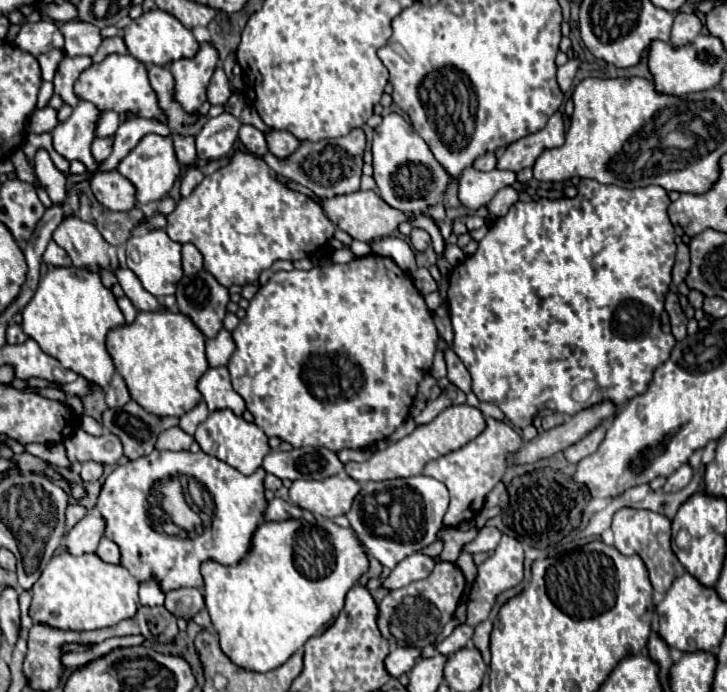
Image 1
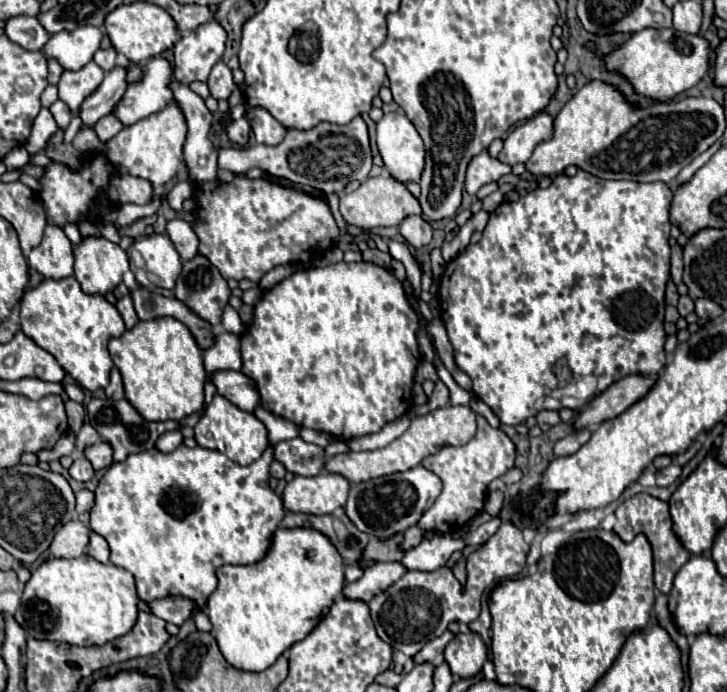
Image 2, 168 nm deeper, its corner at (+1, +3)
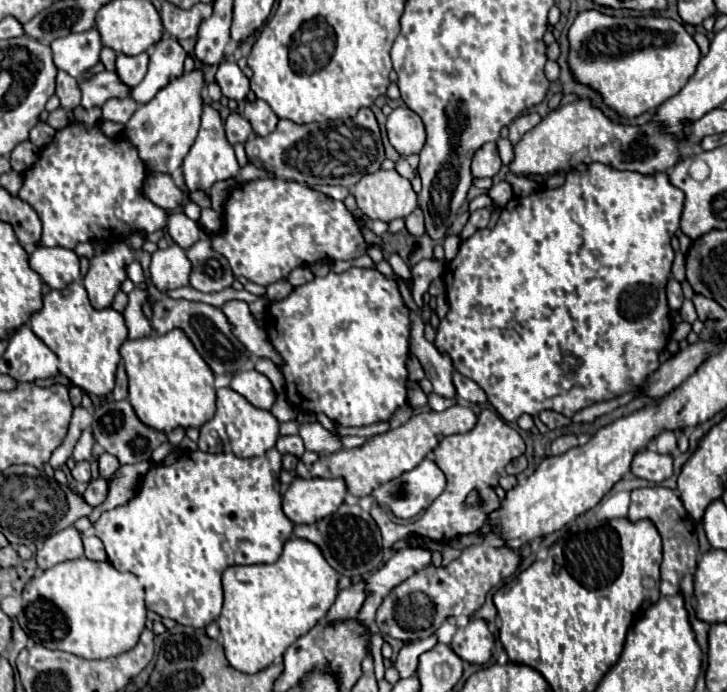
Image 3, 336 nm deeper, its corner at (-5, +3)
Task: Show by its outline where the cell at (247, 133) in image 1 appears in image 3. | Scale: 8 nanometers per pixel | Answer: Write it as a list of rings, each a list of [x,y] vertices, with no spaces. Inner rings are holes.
[[[236,112],[226,118],[226,138],[228,138],[230,144],[246,142],[250,134],[252,134],[252,126],[250,126],[250,122],[246,118],[242,118]]]

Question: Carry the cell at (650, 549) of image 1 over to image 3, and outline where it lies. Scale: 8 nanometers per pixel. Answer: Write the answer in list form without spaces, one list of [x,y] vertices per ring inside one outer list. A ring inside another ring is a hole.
[[[650,486],[650,488],[638,488],[632,490],[632,502],[630,502],[630,510],[626,516],[630,522],[638,522],[638,520],[650,520],[660,536],[662,536],[662,548],[664,548],[664,560],[662,560],[662,580],[670,582],[672,586],[678,586],[680,580],[686,574],[692,574],[696,568],[696,560],[698,560],[698,538],[696,538],[696,530],[694,530],[694,522],[690,520],[690,516],[684,512],[684,506],[680,504],[680,498],[664,486]]]

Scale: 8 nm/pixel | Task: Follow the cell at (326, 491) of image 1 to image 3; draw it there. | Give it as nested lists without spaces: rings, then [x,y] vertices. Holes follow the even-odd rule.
[[[294,478],[284,494],[284,514],[294,524],[314,524],[334,514],[348,494],[342,478]]]

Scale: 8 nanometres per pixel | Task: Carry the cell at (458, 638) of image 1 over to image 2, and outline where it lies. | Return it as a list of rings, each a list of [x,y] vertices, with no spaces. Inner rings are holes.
[[[444,632],[442,636],[434,638],[434,640],[428,640],[420,652],[416,652],[412,656],[414,664],[422,664],[422,662],[438,662],[442,658],[442,652],[444,652],[444,646],[454,638],[452,632]]]

